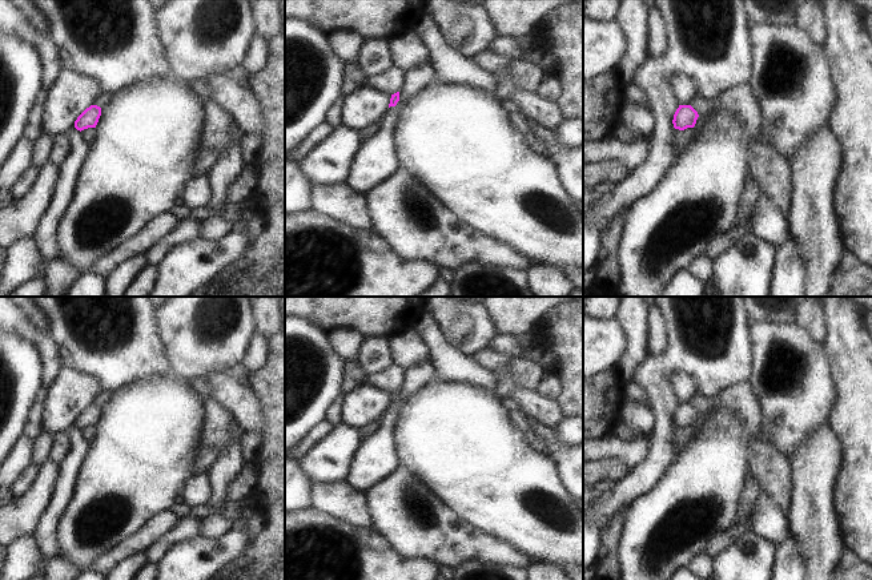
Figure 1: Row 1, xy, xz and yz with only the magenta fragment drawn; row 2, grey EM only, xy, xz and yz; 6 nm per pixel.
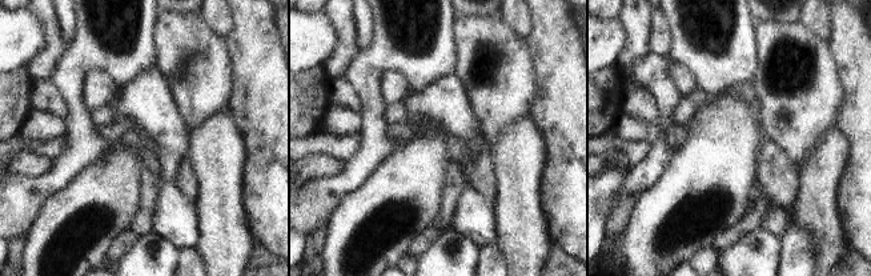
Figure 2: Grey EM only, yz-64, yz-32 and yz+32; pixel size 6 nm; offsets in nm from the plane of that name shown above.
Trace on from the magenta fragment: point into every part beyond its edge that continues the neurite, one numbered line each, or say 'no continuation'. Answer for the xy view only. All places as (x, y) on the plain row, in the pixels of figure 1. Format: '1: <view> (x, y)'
no continuation

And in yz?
no continuation

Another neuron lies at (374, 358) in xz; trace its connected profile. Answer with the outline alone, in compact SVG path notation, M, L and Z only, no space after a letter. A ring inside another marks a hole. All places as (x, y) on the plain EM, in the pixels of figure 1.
M387 338L363 339L357 353L357 362L365 374L365 384L389 394L401 390L403 370L394 364Z

